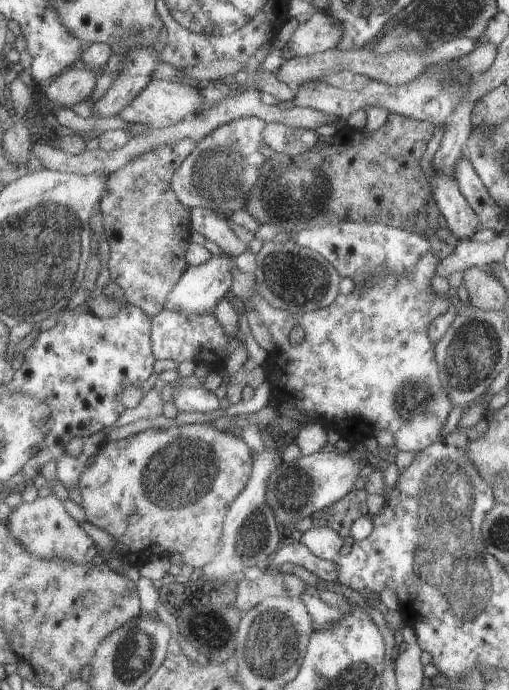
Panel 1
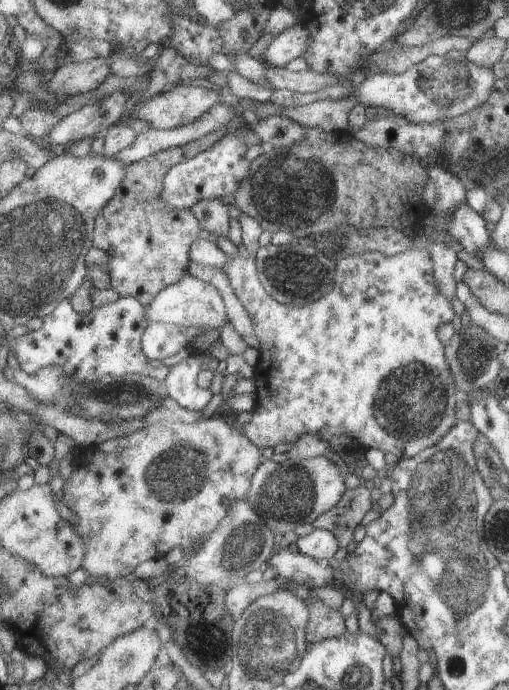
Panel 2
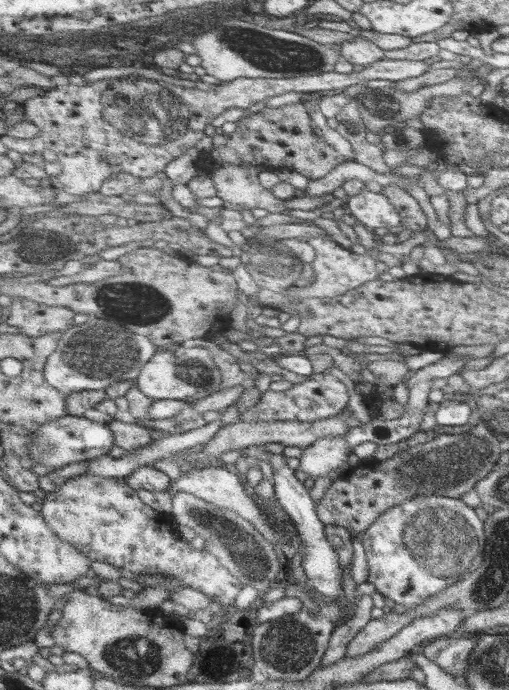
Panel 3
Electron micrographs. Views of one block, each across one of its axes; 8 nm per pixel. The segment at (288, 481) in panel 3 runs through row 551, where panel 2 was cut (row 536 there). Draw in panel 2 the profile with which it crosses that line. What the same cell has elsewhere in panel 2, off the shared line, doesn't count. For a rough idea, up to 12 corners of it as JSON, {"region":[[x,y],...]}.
{"region":[[332,531],[298,537],[303,555],[327,563],[340,548]]}

